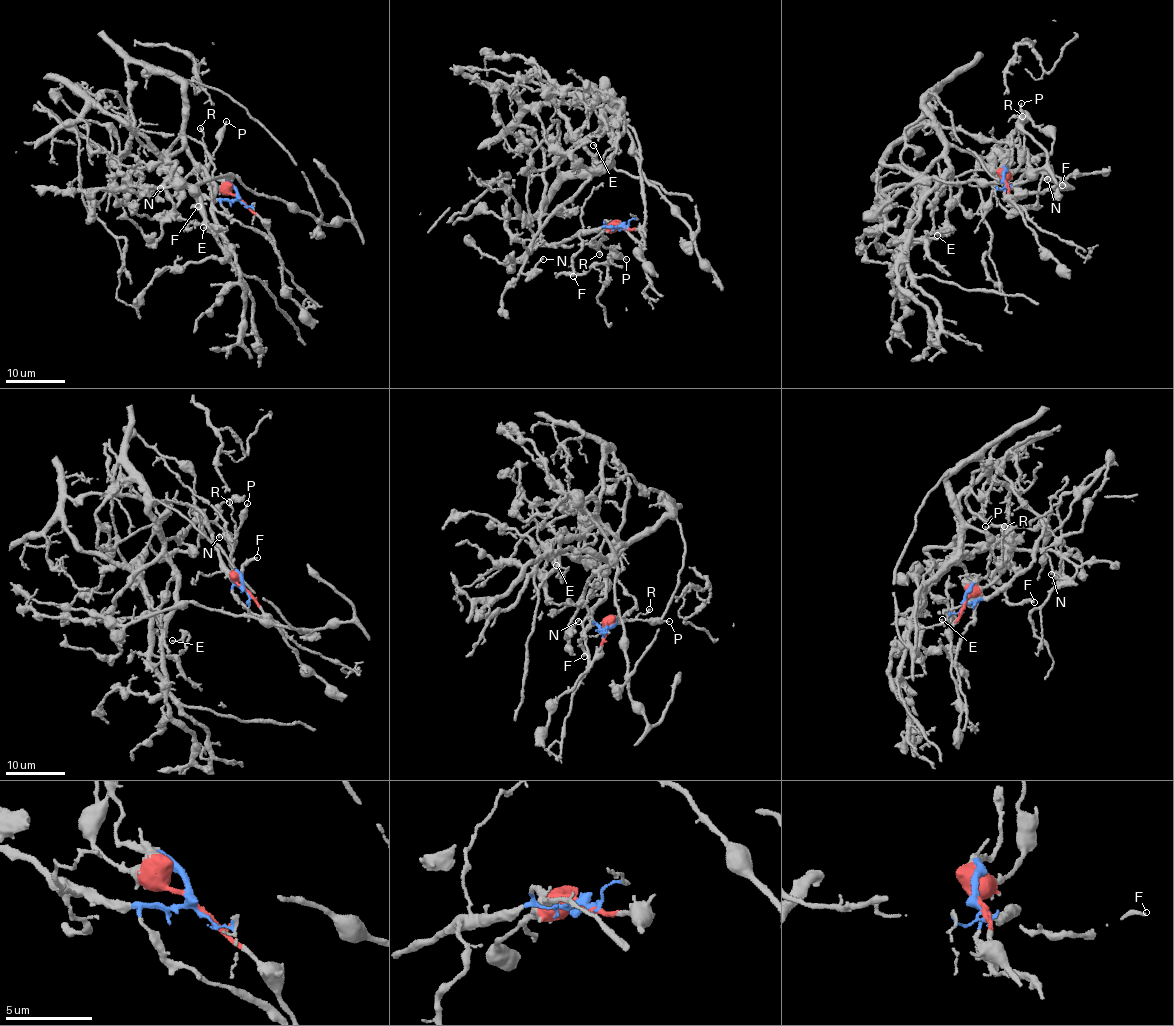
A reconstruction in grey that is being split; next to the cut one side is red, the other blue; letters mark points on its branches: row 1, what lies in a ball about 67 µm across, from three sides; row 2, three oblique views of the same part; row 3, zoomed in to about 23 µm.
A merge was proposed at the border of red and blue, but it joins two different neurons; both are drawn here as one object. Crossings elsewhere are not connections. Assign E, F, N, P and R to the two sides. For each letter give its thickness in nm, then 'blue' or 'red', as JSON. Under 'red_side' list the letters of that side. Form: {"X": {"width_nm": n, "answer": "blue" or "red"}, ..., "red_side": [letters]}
{"E": {"width_nm": 80, "answer": "blue"}, "F": {"width_nm": 240, "answer": "blue"}, "N": {"width_nm": 140, "answer": "blue"}, "P": {"width_nm": 120, "answer": "red"}, "R": {"width_nm": 200, "answer": "red"}, "red_side": ["P", "R"]}

